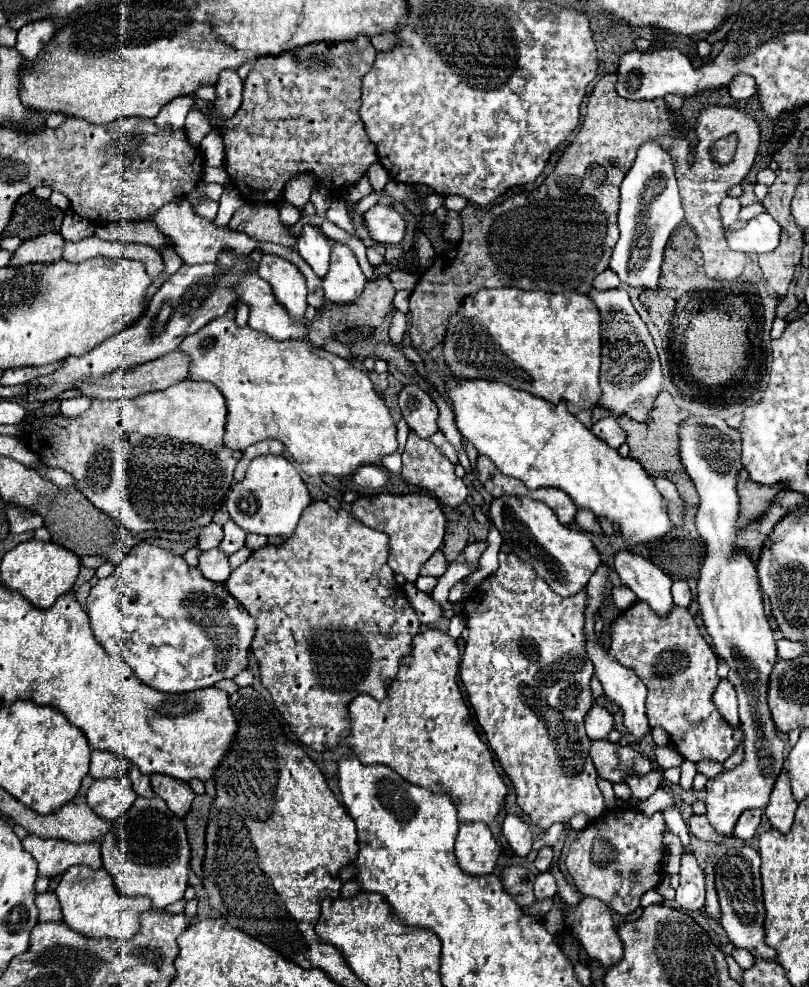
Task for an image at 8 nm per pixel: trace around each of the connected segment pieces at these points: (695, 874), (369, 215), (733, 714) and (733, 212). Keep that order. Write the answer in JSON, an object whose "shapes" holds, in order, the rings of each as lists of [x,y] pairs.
{"shapes":[[[[682,854],[680,866],[680,886],[676,888],[676,902],[684,910],[702,910],[706,898],[704,874],[696,862],[694,854]]],[[[376,204],[368,212],[364,212],[362,222],[370,238],[378,242],[400,242],[406,228],[402,216],[392,206],[382,204]]],[[[722,678],[716,692],[714,692],[714,704],[718,706],[720,714],[726,718],[726,722],[730,726],[738,726],[740,718],[738,718],[738,700],[736,700],[736,690],[730,684],[730,680]]],[[[726,196],[726,198],[720,202],[720,216],[722,224],[724,224],[726,228],[730,228],[730,226],[736,222],[738,212],[740,212],[740,202],[738,202],[738,198]]]]}

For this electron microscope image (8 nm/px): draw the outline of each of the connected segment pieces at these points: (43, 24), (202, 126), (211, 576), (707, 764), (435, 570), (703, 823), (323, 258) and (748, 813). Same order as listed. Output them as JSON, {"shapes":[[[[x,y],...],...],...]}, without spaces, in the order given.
{"shapes":[[[[38,20],[34,24],[26,24],[26,28],[18,30],[16,50],[24,56],[28,64],[34,64],[40,58],[46,44],[52,40],[52,36],[54,36],[52,20]]],[[[190,112],[188,118],[186,118],[184,130],[186,130],[186,134],[188,134],[190,144],[192,144],[194,148],[198,148],[200,142],[202,142],[202,138],[212,130],[212,126],[208,124],[208,120],[206,120],[204,114],[200,114],[200,112]]],[[[218,550],[200,552],[198,568],[208,580],[214,580],[214,582],[226,582],[230,572],[232,572],[230,564],[228,564],[228,558],[222,556],[222,552],[218,552]]],[[[702,760],[696,764],[696,770],[708,778],[714,778],[718,776],[718,772],[722,772],[722,764],[714,764],[710,760]]],[[[436,550],[436,552],[428,558],[428,562],[422,566],[420,576],[440,578],[440,576],[446,572],[446,568],[448,568],[448,564],[446,564],[446,560],[444,560],[444,554],[442,554],[440,550]]],[[[690,814],[690,818],[686,820],[688,830],[692,836],[696,836],[698,840],[712,840],[712,842],[722,842],[722,836],[718,836],[714,832],[714,828],[710,828],[708,820],[704,814]]],[[[306,224],[300,232],[298,244],[296,244],[300,256],[312,266],[312,270],[322,278],[328,272],[330,262],[330,244],[328,238],[320,232],[318,226]]],[[[744,810],[742,816],[738,818],[736,822],[736,828],[734,828],[734,836],[740,838],[740,840],[750,840],[756,836],[756,828],[760,824],[760,818],[762,818],[762,810]]]]}

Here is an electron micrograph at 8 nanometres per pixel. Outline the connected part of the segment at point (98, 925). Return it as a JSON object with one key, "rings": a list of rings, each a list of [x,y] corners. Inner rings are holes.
{"rings":[[[70,866],[58,888],[56,896],[62,906],[62,920],[76,932],[90,936],[90,938],[120,938],[130,940],[138,932],[138,918],[142,912],[150,910],[152,904],[146,900],[146,896],[140,898],[126,898],[114,888],[112,876],[100,868],[92,870],[88,866]]]}

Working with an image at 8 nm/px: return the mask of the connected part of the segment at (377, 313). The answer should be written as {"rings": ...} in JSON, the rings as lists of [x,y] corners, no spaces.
{"rings":[[[380,276],[372,282],[366,284],[362,296],[352,304],[352,306],[328,306],[312,324],[310,324],[310,334],[308,334],[308,340],[312,340],[316,346],[324,346],[326,338],[334,336],[336,332],[344,330],[344,328],[350,328],[350,326],[370,326],[370,328],[378,328],[386,318],[390,318],[394,314],[394,306],[392,306],[392,300],[394,300],[394,286],[390,282],[388,276]]]}

